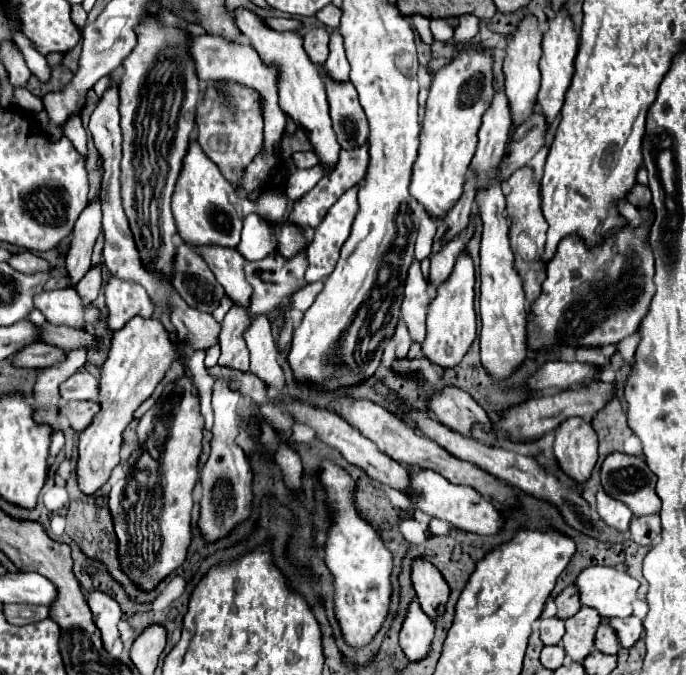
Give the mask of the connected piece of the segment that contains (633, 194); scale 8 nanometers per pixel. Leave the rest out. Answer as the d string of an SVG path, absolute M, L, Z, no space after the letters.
M637 183L636 186L628 193L627 200L635 207L649 207L652 197L648 186Z

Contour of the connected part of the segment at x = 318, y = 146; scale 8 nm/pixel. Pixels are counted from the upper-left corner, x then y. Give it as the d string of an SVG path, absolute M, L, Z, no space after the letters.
M238 8L236 10L236 26L238 30L252 42L252 46L258 50L258 54L270 62L278 64L278 92L280 92L280 108L298 124L298 128L306 130L306 136L314 148L314 154L318 156L318 164L330 174L336 168L340 146L336 142L336 134L332 130L332 120L328 114L328 100L324 82L320 76L318 66L306 58L306 52L302 50L302 38L296 32L274 32L270 30L262 18L258 18L254 12Z

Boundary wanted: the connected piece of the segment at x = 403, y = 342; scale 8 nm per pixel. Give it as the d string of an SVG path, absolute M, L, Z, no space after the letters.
M398 324L398 328L396 328L394 342L396 342L396 348L394 348L394 358L398 358L398 360L406 358L408 348L410 348L410 336L408 336L408 330L406 330L402 324Z

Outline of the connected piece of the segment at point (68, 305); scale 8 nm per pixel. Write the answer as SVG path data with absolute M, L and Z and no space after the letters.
M74 288L42 292L34 296L34 306L46 316L50 324L64 324L72 328L90 330L94 322L100 320L100 312L94 306L84 308L80 296Z

